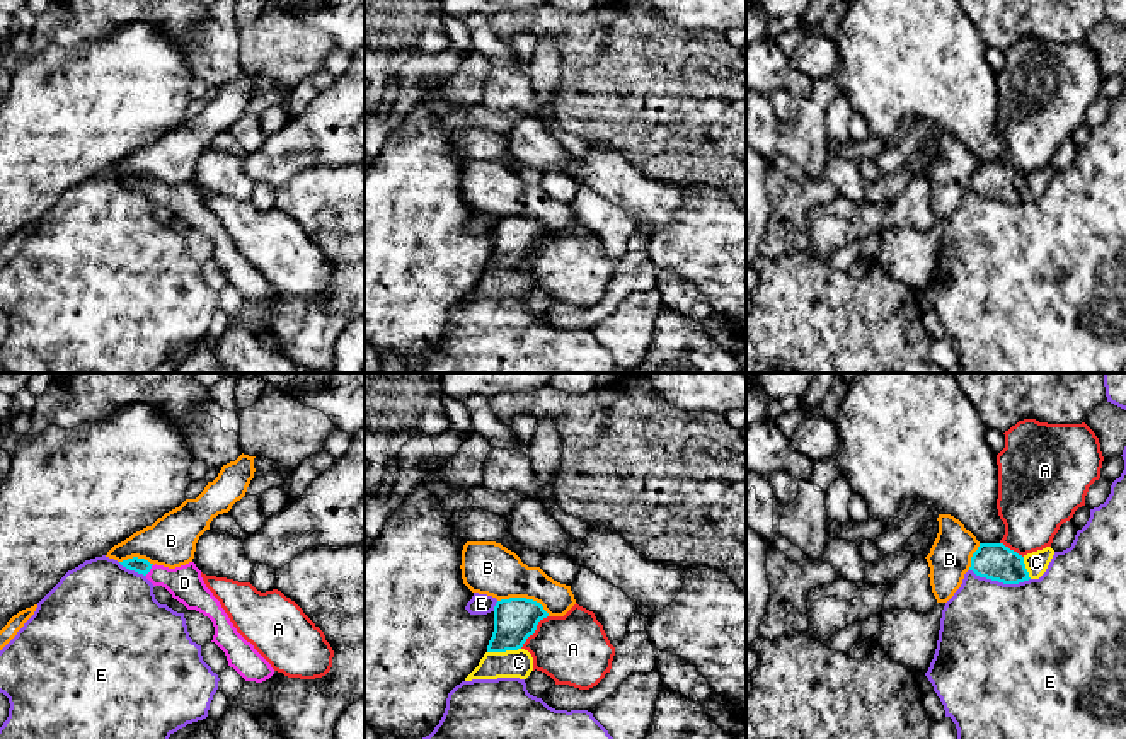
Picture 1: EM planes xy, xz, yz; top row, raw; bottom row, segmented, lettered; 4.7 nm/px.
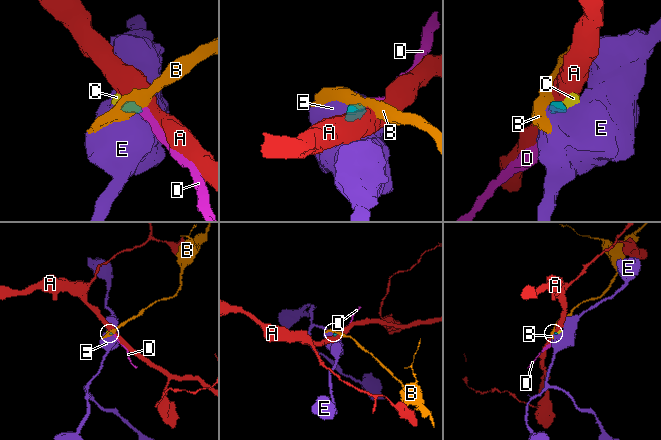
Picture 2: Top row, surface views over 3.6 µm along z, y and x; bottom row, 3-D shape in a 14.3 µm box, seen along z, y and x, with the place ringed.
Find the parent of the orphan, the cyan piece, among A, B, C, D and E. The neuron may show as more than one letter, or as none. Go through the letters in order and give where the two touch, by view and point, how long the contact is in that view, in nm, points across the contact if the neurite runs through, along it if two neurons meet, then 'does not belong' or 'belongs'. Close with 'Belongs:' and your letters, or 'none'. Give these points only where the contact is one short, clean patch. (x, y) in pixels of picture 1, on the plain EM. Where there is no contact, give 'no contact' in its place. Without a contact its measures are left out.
A: contact xz (535, 247); length 200 nm; border xz (547, 234), (520, 266); does not belong
B: contact xz (525, 217); length 260 nm; border xz (498, 218), (532, 217), (549, 234); does not belong
C: contact xz (503, 269); length 160 nm; way xz (515, 239), (503, 269), (518, 281); belongs
D: contact xy (150, 186); length 70 nm; way xy (140, 184), (150, 186), (159, 194), (184, 201); belongs
E: contact yz (1000, 200); length 300 nm; border yz (970, 188), (1004, 201), (1029, 198); does not belong
Belongs: C, D

